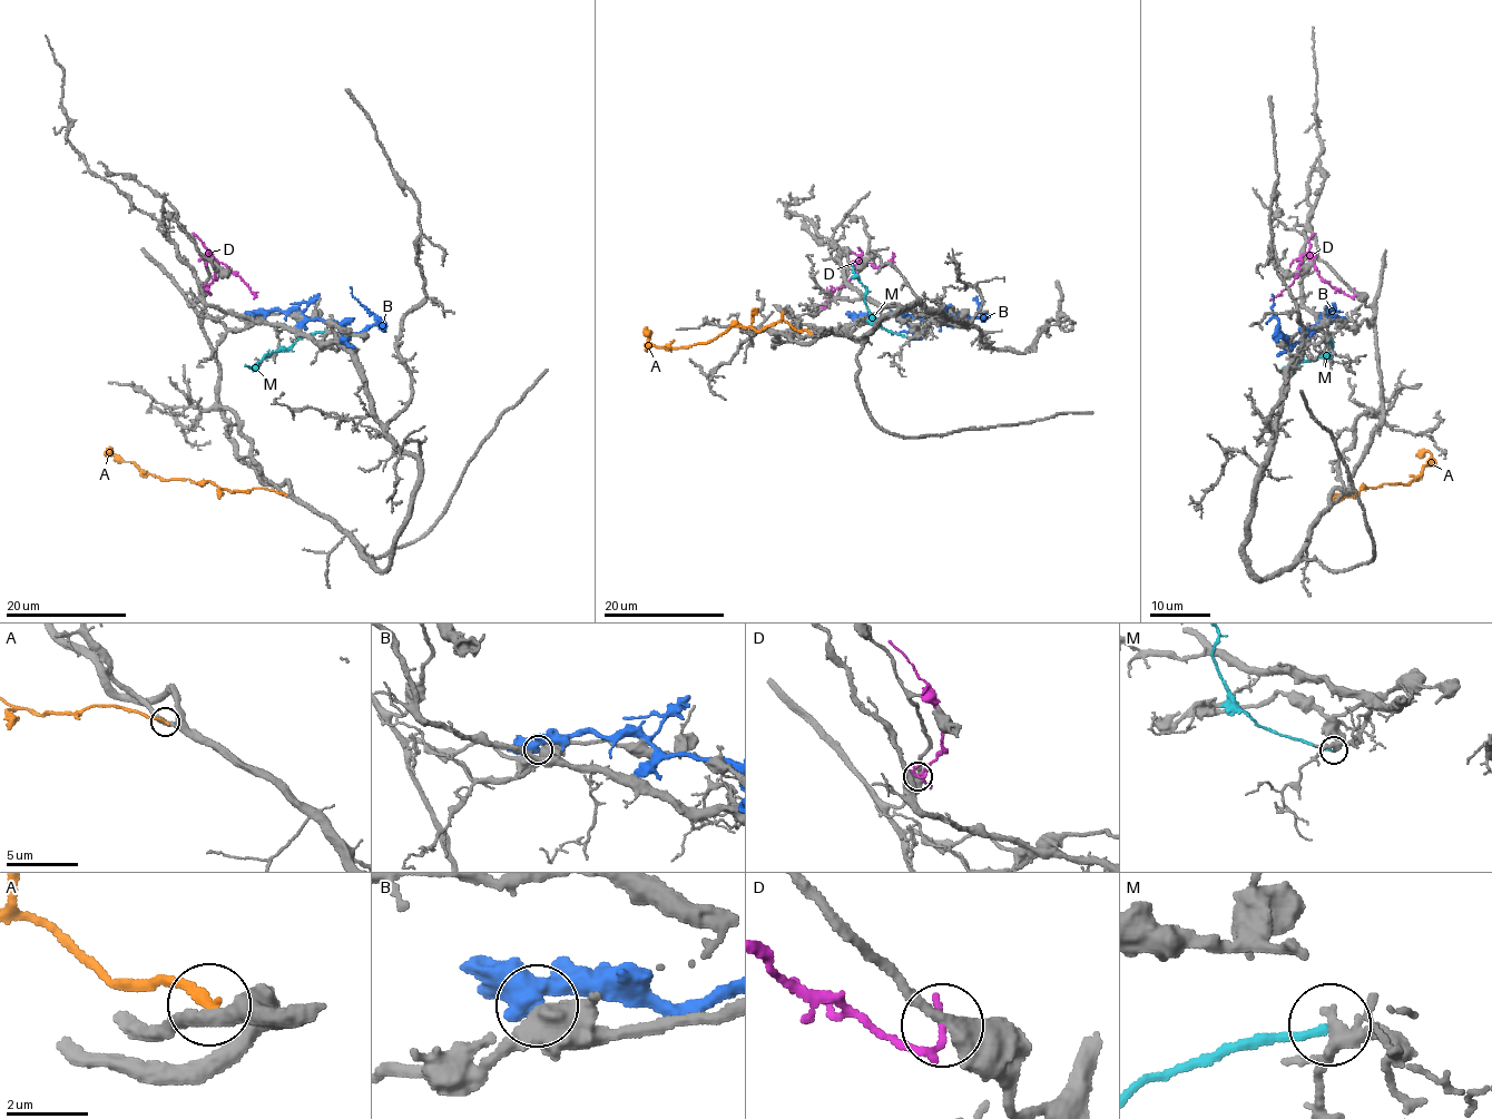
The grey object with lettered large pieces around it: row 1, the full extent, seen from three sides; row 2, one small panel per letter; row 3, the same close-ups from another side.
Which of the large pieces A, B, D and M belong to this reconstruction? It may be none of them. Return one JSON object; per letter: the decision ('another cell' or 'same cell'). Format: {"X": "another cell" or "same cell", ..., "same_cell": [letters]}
{"A": "another cell", "B": "another cell", "D": "another cell", "M": "another cell", "same_cell": []}

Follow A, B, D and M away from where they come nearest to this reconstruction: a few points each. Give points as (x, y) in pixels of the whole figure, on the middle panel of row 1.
A: (811, 334), (781, 321), (758, 331), (729, 326), (706, 342), (661, 347), (647, 343), (645, 327)
B: (856, 318), (902, 316), (939, 321), (941, 316), (958, 314), (983, 316), (973, 297), (975, 296)
D: (822, 307), (832, 292), (857, 273), (860, 261), (883, 267), (892, 258), (892, 252)
M: (915, 340), (890, 332), (875, 322), (865, 305), (866, 287), (854, 274), (852, 263)

